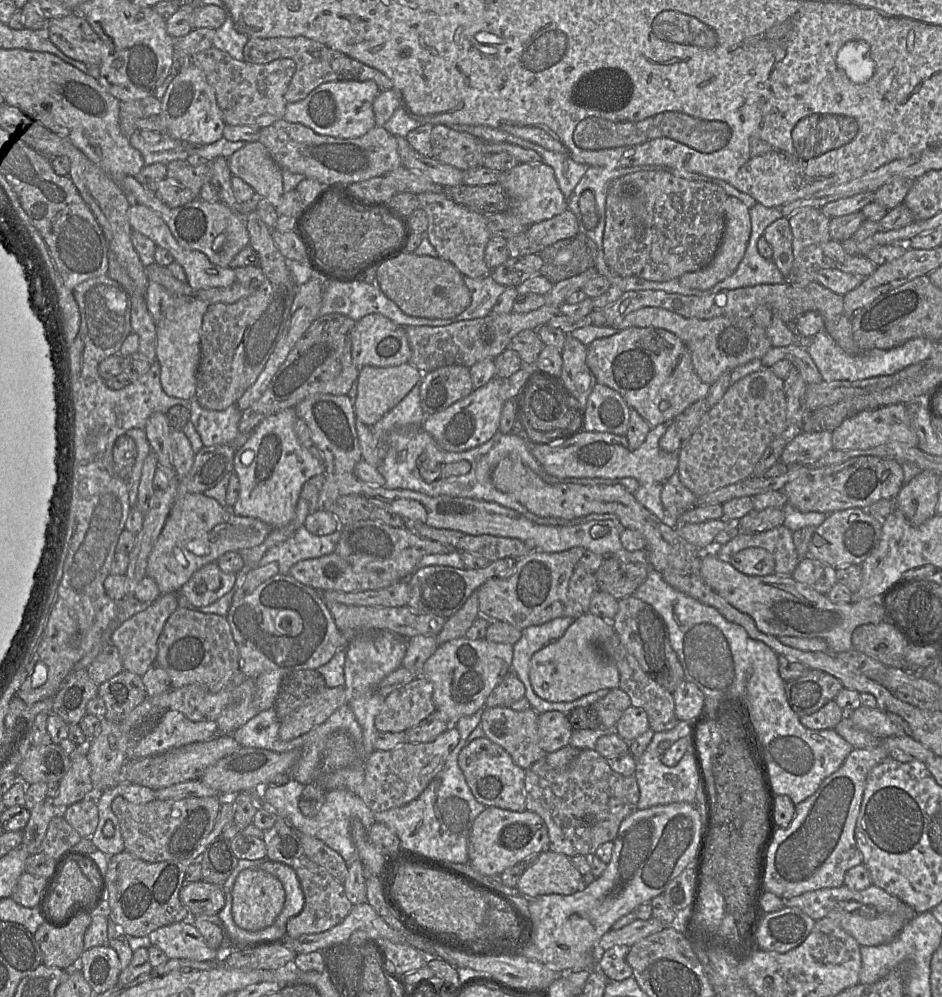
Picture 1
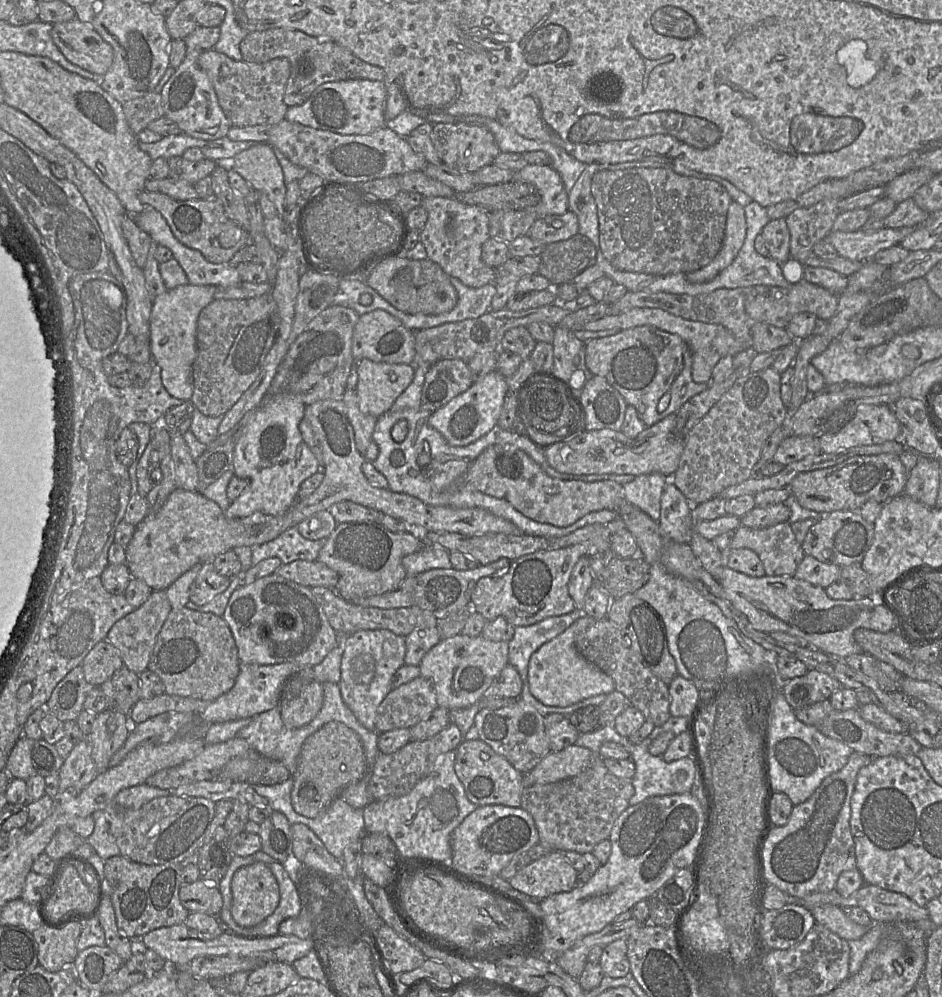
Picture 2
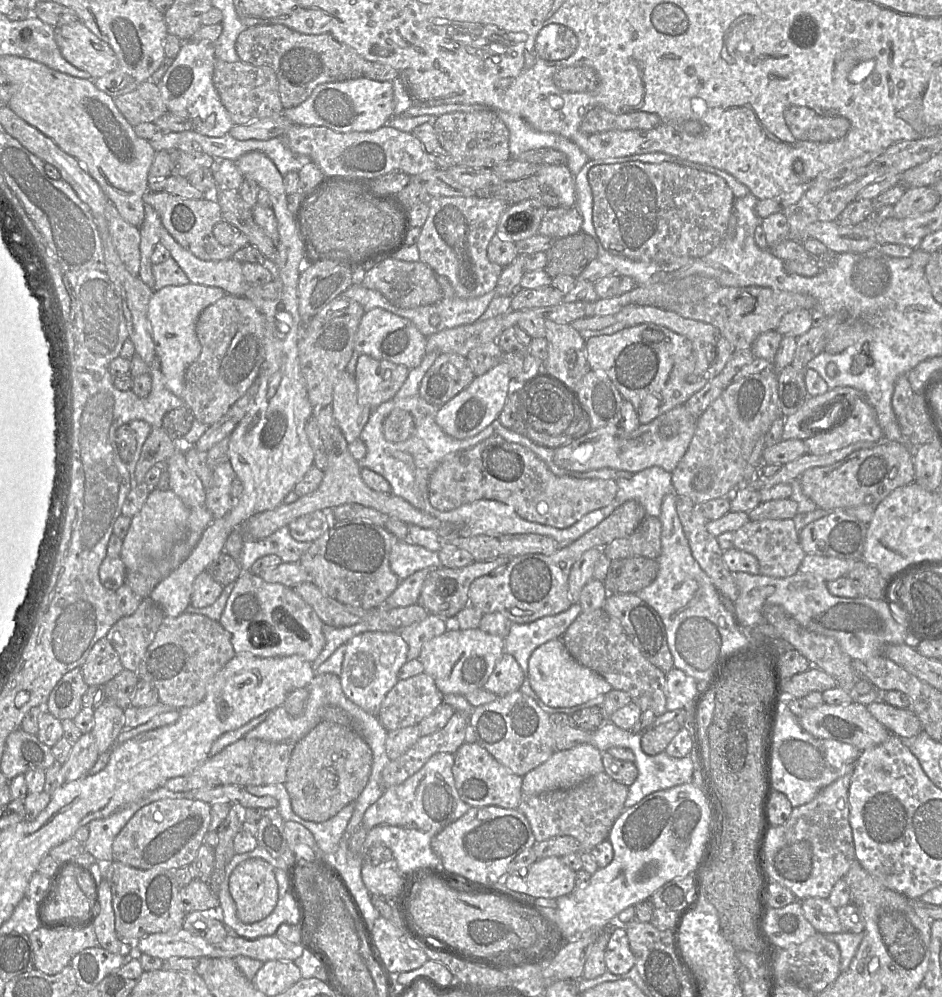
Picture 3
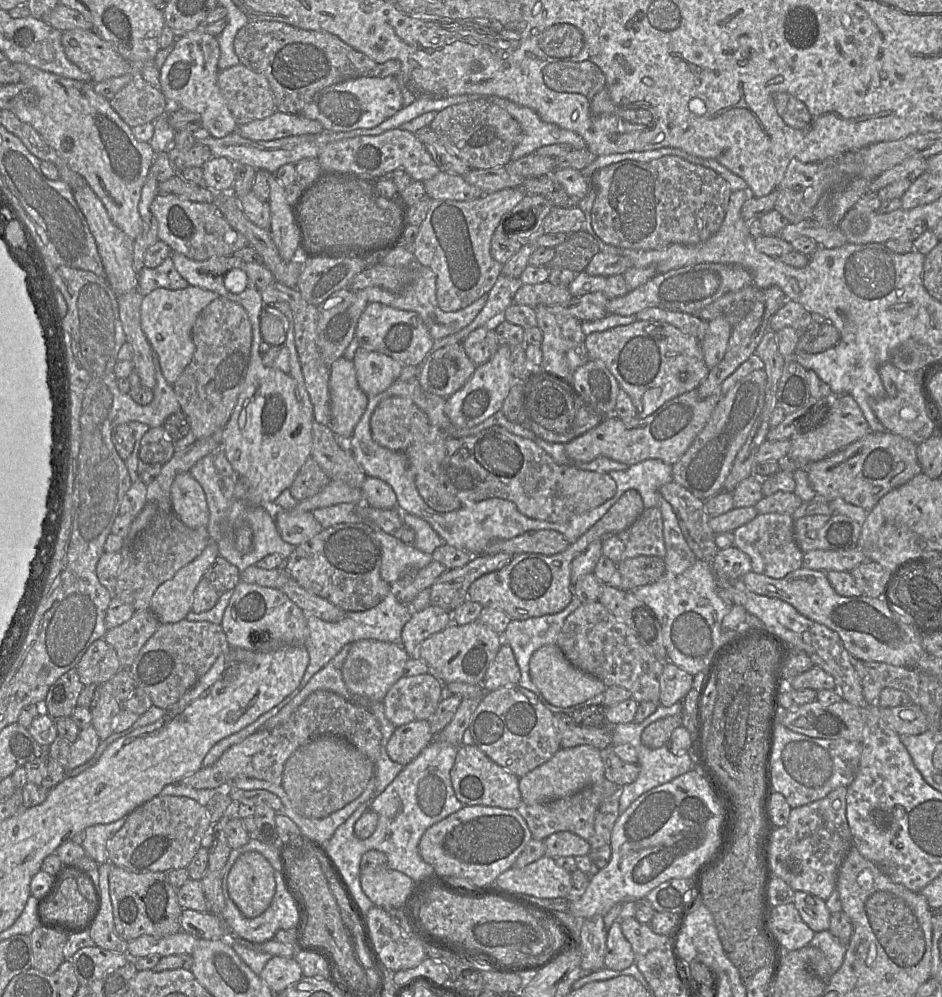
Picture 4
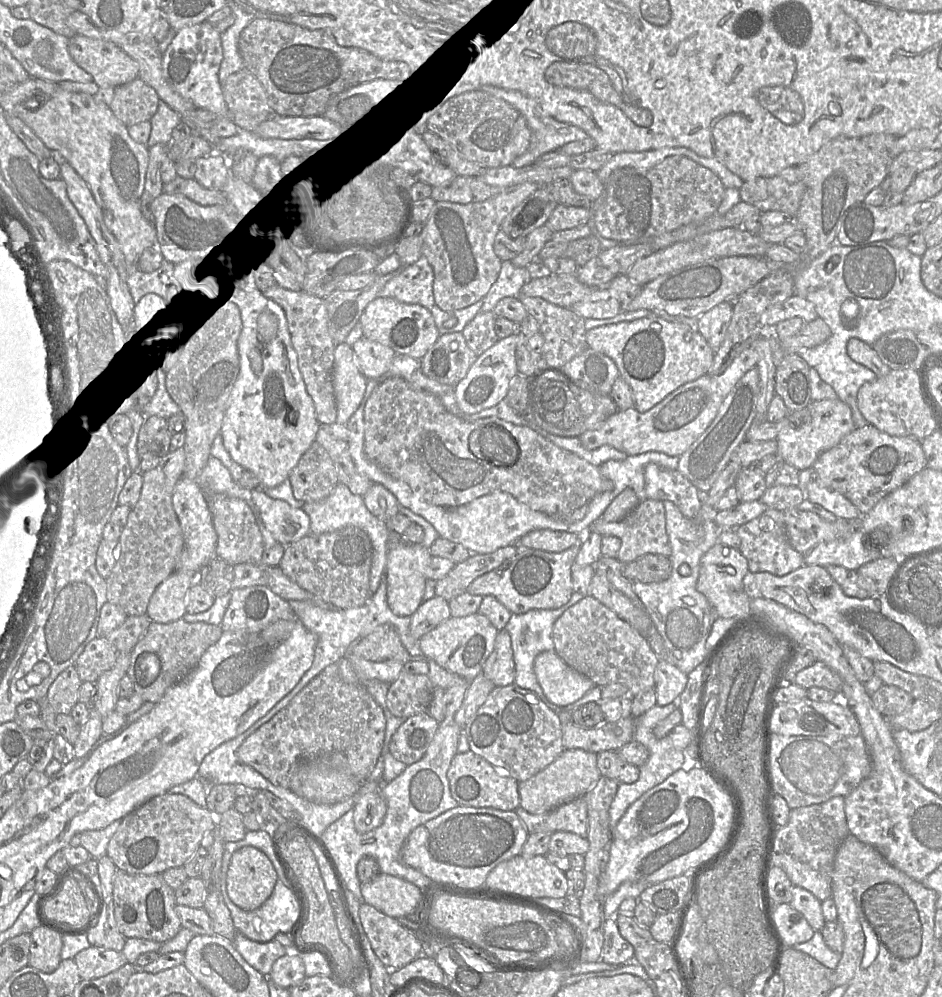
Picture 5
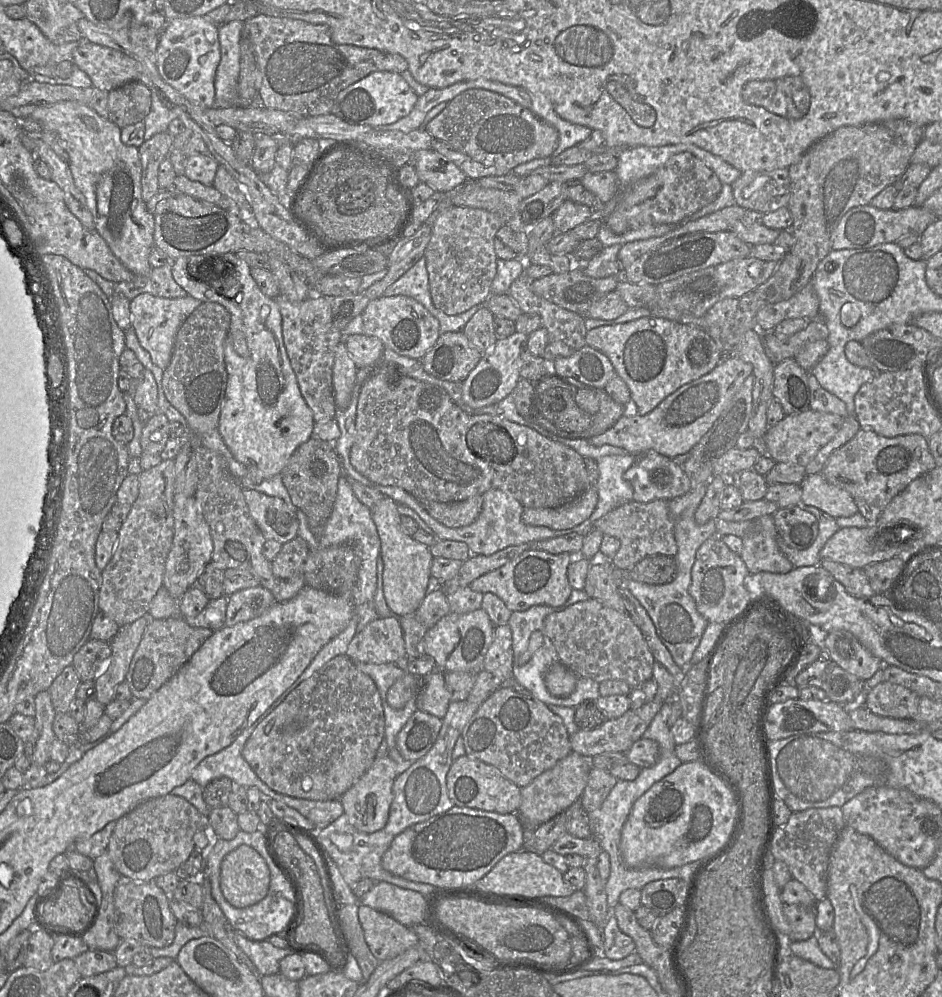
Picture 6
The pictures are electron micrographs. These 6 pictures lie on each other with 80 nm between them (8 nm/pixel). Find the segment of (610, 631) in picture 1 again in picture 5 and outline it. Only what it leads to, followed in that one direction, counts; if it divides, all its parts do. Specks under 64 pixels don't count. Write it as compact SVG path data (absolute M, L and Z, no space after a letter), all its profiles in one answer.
M555 651L541 652L535 658L534 673L547 698L560 706L579 700L595 685L569 667Z

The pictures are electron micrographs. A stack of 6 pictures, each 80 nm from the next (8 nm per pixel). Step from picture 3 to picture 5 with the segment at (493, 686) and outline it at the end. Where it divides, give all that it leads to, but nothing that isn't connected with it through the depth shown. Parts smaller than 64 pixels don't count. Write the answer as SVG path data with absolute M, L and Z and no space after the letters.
M506 629L498 631L494 649L487 658L482 672L496 687L514 683L515 662L511 638Z

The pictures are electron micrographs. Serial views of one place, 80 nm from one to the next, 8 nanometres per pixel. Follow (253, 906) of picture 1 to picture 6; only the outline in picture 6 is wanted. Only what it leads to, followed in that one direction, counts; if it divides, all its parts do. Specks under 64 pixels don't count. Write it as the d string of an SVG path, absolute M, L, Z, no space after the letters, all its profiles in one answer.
M240 845L223 858L220 888L232 906L245 908L256 904L267 895L269 884L269 867L252 846Z

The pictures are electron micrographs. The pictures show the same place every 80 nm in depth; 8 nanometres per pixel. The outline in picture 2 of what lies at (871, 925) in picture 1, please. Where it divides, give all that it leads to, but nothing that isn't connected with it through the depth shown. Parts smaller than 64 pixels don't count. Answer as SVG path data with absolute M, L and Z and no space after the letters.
M822 905L810 910L817 924L820 924L840 938L849 941L861 938L870 927L862 926L846 916L843 909L833 905Z

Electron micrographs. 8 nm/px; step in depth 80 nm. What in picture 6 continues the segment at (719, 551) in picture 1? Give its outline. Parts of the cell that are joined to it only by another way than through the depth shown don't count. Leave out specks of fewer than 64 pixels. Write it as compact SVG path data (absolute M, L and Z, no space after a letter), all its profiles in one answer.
M764 515L752 521L753 531L741 538L743 545L741 558L749 573L786 574L792 571L795 567L778 547L778 533L773 515Z

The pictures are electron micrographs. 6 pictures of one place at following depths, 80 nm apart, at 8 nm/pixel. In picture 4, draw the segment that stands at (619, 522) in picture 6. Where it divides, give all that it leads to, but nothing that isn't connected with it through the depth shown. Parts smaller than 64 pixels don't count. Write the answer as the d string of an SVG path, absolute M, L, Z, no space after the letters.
M659 506L645 508L636 521L617 536L625 546L623 559L637 556L656 556L663 559L666 554Z

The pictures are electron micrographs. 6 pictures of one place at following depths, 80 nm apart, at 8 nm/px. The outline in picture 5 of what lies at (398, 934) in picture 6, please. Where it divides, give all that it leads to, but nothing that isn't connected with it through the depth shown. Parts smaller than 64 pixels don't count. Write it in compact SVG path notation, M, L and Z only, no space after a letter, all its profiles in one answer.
M366 903L361 904L359 916L372 950L388 969L404 967L422 955L421 939L413 930L403 927L396 918L392 918Z

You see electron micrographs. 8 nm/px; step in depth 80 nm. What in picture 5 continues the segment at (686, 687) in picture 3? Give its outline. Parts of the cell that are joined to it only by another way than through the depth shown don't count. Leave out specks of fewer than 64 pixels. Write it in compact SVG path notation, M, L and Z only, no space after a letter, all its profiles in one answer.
M659 661L655 673L656 704L666 706L677 701L684 691L688 676L668 661Z

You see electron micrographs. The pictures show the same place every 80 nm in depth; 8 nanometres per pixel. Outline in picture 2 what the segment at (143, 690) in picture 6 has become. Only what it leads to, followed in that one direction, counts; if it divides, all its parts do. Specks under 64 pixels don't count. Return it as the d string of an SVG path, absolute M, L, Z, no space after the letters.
M188 608L171 610L151 654L148 669L162 680L169 695L213 701L235 684L241 664L232 633L222 616Z

